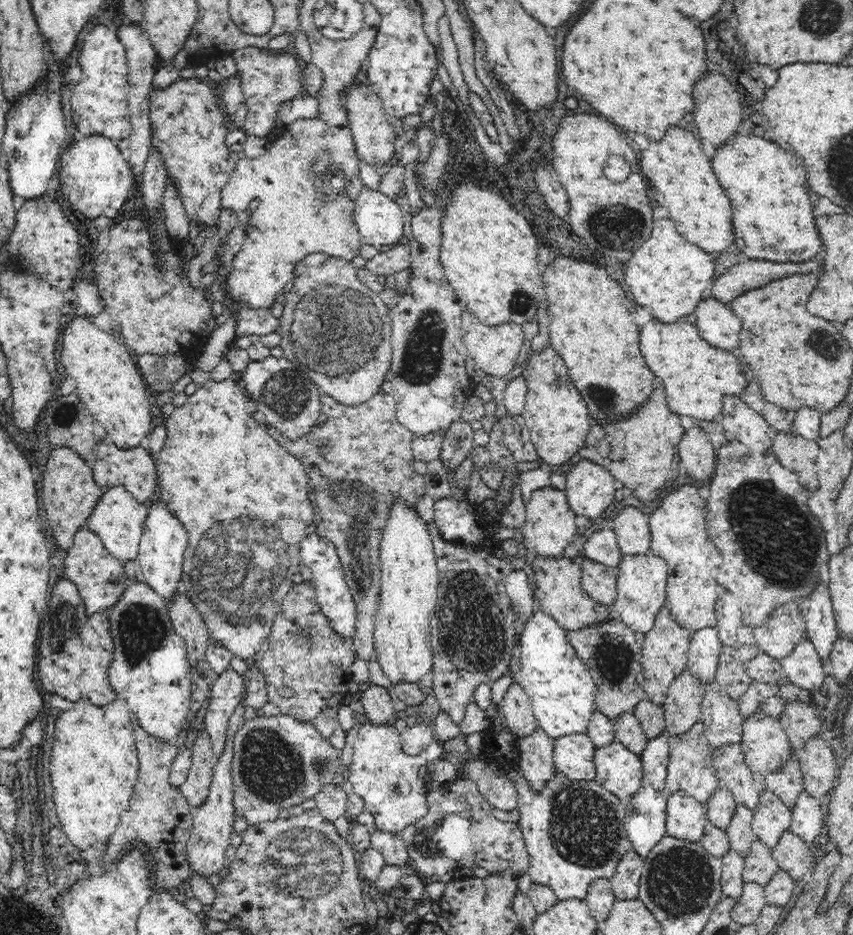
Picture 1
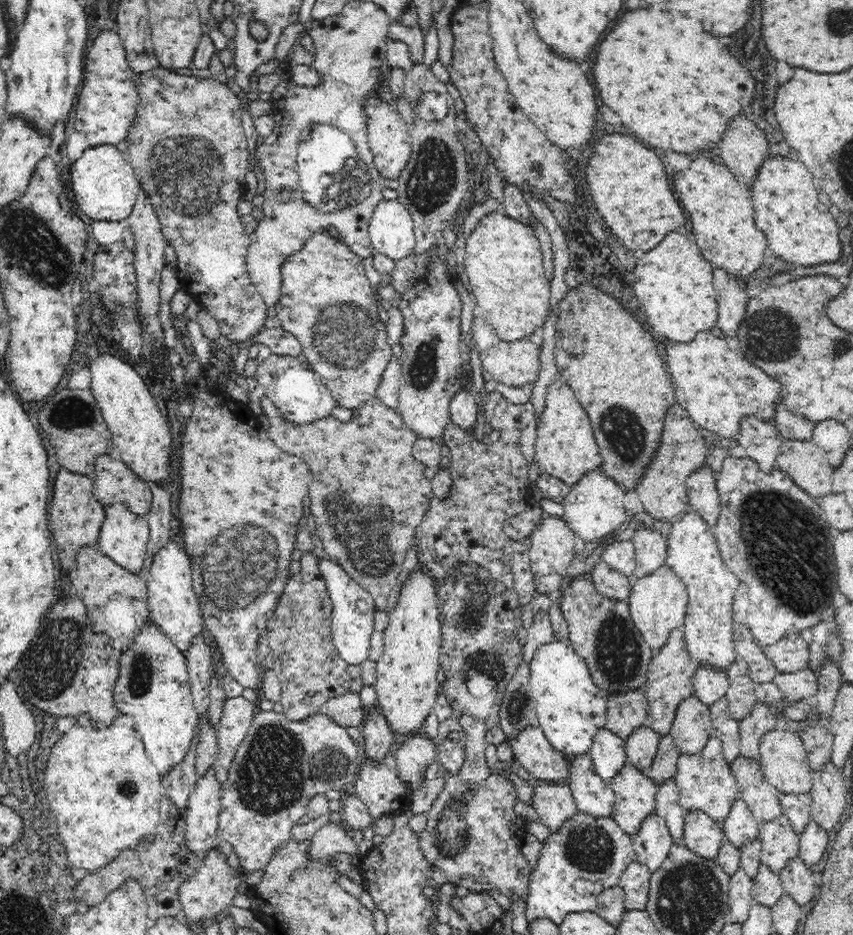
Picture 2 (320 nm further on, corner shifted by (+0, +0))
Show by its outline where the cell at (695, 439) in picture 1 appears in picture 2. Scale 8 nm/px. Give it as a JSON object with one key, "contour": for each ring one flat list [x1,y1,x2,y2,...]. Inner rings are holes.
{"contour":[[706,464,687,479,689,506,701,515,710,527,716,529,721,512,715,472]]}

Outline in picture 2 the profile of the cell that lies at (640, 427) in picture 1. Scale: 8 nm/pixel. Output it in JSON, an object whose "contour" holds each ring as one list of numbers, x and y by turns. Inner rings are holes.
{"contour":[[672,404,664,422,666,426,659,436,655,454,644,468,644,474,640,476,634,490,638,493,642,509,651,519,673,522,688,512,687,479,707,464,708,445,694,427,694,421,683,404]]}

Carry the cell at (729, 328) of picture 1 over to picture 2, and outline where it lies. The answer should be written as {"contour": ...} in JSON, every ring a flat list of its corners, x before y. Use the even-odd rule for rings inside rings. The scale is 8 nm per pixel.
{"contour":[[713,268,713,286,717,291,718,322,716,326,727,337,737,334,740,323,746,316,749,301,745,290,739,285,737,278,723,268]]}

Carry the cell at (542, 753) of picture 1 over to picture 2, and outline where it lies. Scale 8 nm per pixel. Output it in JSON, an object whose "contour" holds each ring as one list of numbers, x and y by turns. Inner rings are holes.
{"contour":[[538,779,539,783,533,788,533,808,550,830,556,831,563,821,574,815,579,808,574,802,571,788,568,784,554,784,547,780]]}

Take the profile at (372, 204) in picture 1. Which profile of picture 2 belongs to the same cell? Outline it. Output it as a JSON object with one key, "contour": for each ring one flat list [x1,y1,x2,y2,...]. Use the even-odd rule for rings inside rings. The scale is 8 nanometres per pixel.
{"contour":[[383,198,375,206,368,232,375,252,385,254,394,261,412,255,416,244,414,221,398,198]]}

